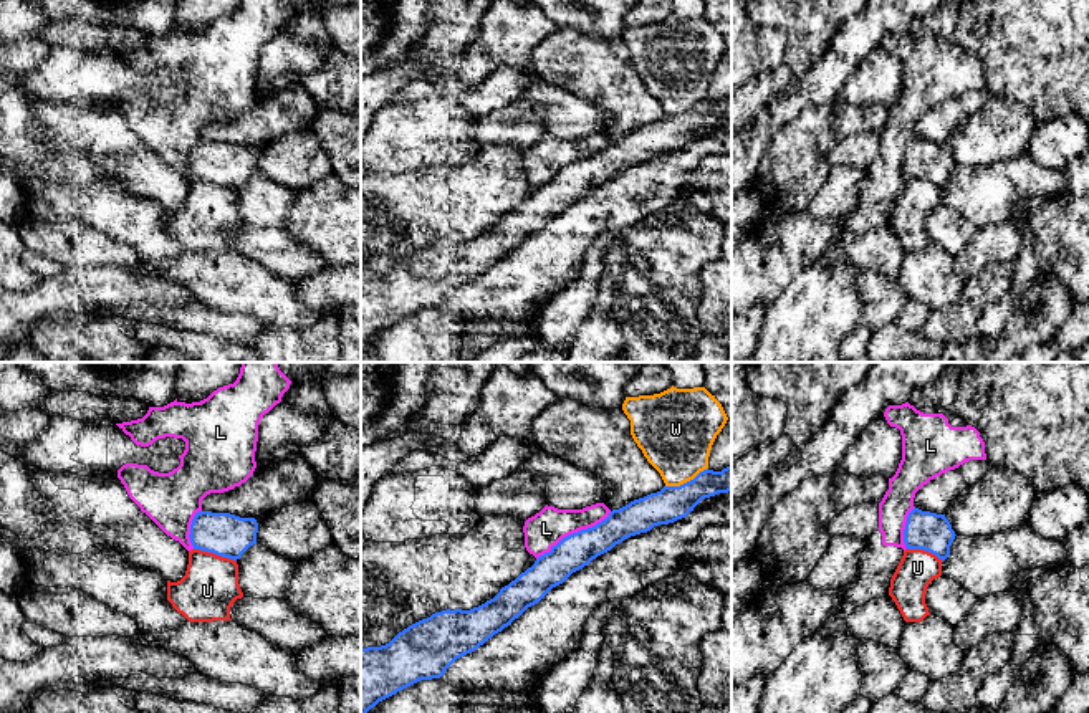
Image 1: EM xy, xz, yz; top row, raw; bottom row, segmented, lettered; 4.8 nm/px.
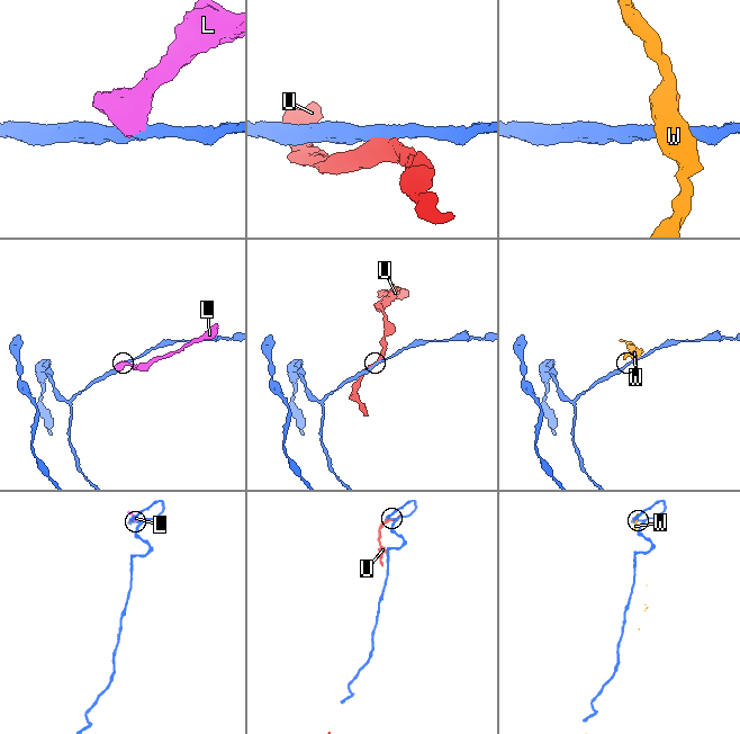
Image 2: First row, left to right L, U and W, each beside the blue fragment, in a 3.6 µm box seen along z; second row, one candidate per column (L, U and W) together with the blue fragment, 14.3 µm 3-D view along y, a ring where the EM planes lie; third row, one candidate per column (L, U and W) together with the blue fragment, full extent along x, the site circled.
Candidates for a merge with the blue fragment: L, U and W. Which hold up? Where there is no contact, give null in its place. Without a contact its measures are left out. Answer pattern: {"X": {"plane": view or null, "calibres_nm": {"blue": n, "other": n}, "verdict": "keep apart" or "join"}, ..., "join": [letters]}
{"L": {"plane": "xz", "calibres_nm": {"blue": 170, "other": 180}, "verdict": "keep apart"}, "U": {"plane": "xy", "calibres_nm": {"blue": 220, "other": 280}, "verdict": "keep apart"}, "W": {"plane": "xz", "calibres_nm": {"blue": 170, "other": 380}, "verdict": "keep apart"}, "join": []}

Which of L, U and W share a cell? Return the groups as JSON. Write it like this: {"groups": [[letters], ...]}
{"groups": [["L"], ["U"], ["W"]]}

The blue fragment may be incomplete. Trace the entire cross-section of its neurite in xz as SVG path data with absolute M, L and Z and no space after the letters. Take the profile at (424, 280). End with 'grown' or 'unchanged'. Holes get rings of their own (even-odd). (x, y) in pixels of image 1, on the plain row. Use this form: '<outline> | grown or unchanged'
M732 96L703 99L680 116L612 139L592 157L563 167L508 215L470 240L442 240L422 248L381 276L361 276L361 352L379 331L420 311L440 308L460 286L508 256L553 217L624 169L685 147L705 127L732 119Z | unchanged

